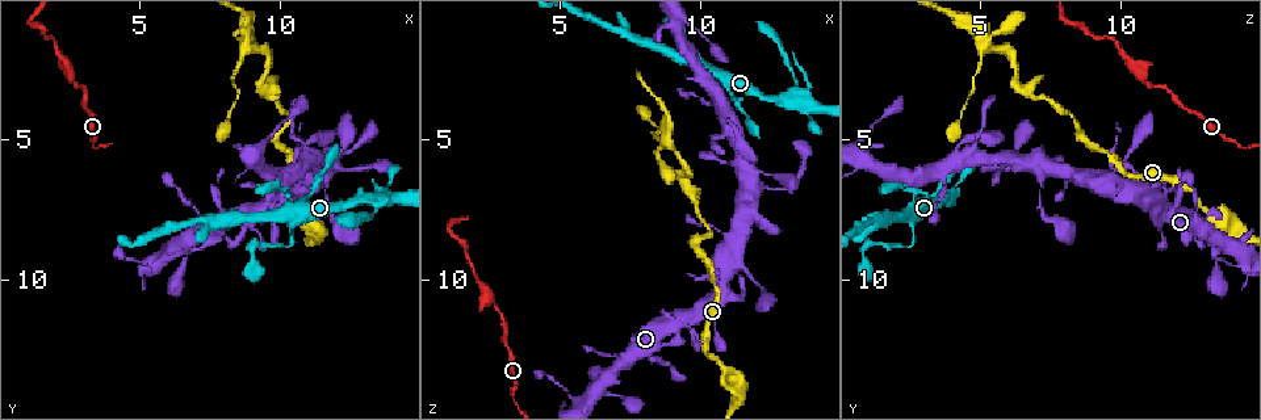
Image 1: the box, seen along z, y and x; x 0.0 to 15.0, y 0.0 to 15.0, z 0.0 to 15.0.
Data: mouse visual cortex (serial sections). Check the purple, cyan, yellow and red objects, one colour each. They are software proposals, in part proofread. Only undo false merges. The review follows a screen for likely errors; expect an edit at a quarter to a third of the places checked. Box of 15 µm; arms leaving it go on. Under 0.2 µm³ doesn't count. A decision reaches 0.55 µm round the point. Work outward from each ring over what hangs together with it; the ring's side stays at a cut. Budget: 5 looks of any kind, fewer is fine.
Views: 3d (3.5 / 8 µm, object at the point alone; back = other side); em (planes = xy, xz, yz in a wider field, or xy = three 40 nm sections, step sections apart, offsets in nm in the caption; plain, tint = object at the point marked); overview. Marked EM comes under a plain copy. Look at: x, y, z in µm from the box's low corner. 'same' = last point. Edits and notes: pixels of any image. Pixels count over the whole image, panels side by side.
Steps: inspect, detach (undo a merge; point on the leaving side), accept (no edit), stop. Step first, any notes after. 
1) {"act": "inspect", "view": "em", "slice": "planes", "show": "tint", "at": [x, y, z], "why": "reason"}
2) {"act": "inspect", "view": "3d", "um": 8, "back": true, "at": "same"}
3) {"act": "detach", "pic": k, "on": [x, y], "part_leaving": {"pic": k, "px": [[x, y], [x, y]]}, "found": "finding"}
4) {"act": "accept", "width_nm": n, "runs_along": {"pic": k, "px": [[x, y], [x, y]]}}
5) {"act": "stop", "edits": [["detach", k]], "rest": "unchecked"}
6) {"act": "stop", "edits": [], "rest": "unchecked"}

{"act": "inspect", "view": "3d", "um": 3.5, "at": [10.3, 4.3, 8.3], "why": "sharp bend"}

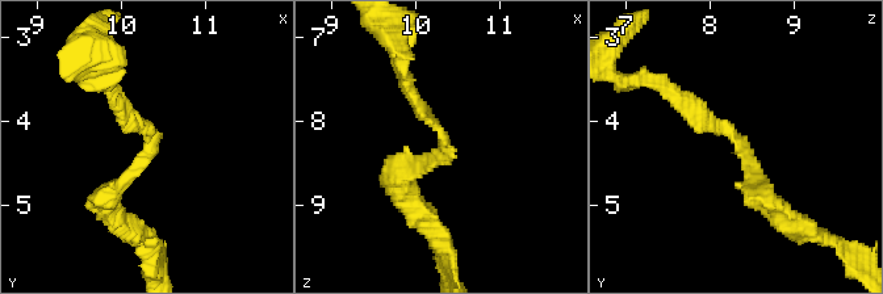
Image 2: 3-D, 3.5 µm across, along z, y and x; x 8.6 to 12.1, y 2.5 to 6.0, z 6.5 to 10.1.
{"act": "inspect", "view": "em", "slice": "xy", "step": 3, "show": "tint", "at": [10.35, 4.25, 8.35], "arm_widths_nm": [200, 250], "why": "need the tissue"}

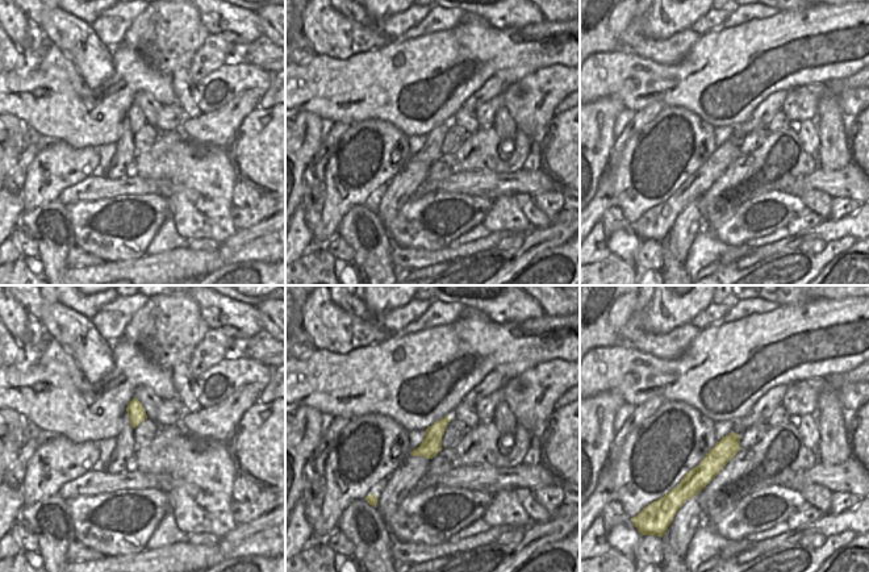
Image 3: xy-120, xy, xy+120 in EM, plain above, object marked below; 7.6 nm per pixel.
{"act": "accept", "width_nm": 160, "runs_along": {"pic": 2, "px": [[773, 206], [736, 138], [678, 97]]}, "found": "continuous, no second cell"}

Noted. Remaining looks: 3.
{"act": "inspect", "view": "3d", "um": 8, "at": [10.4, 8.8, 2.6], "why": "abrupt turn"}

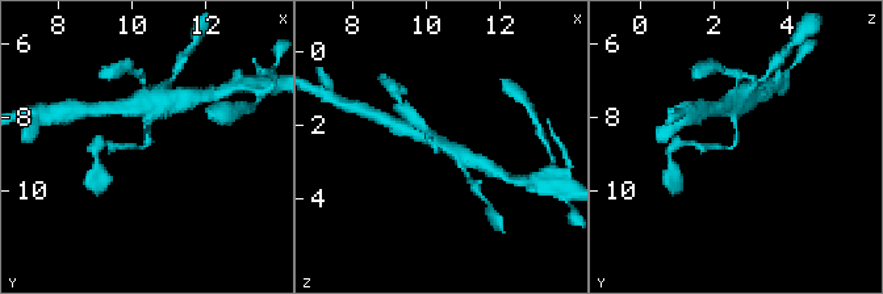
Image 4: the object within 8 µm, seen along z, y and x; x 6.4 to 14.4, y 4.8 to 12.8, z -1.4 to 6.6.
{"act": "inspect", "view": "3d", "um": 3.5, "at": [10.4, 8.7, 2.5], "why": "closer look"}

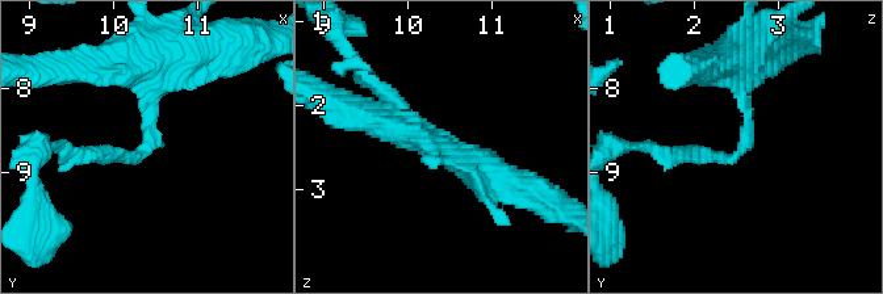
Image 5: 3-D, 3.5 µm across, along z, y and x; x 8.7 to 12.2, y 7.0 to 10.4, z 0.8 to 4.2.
{"act": "accept", "runs_along": {"pic": 5, "px": [[150, 59], [150, 143], [134, 159], [90, 155]]}, "found": "one cell here"}

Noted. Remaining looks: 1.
{"act": "stop", "edits": [], "rest": "unchecked"}

